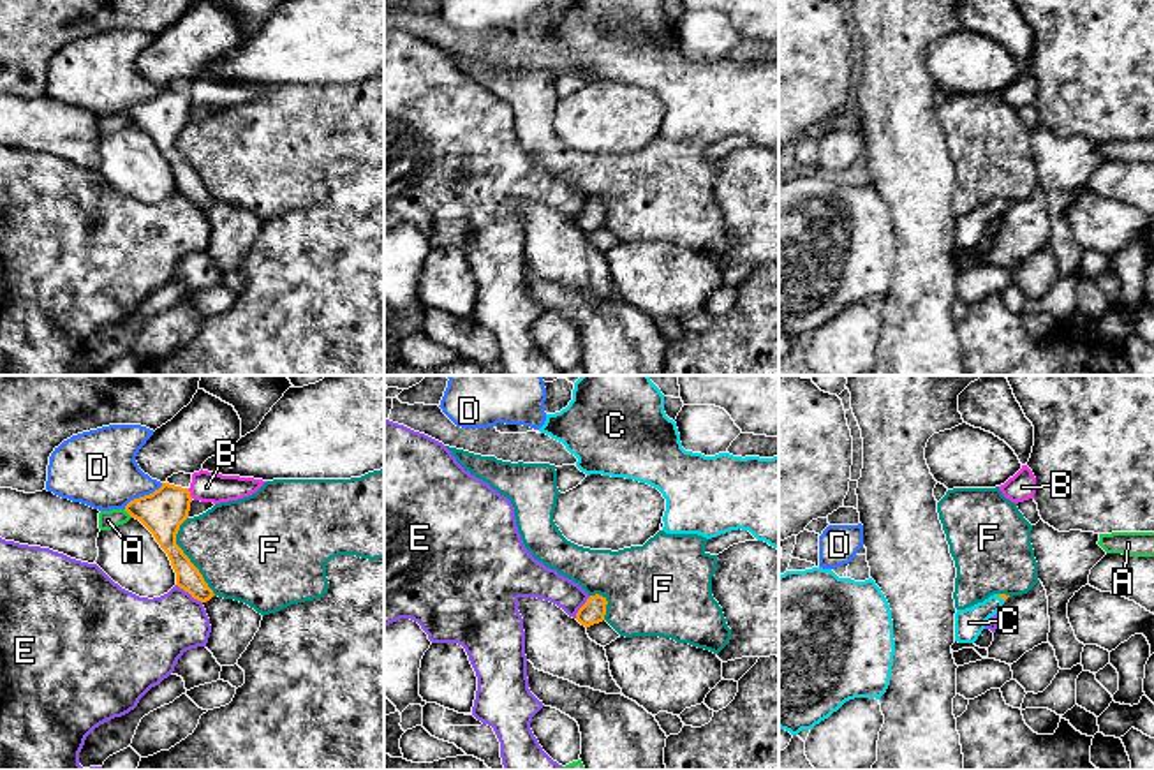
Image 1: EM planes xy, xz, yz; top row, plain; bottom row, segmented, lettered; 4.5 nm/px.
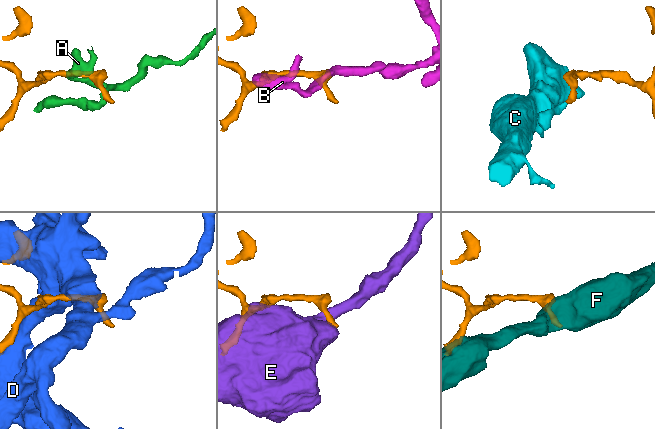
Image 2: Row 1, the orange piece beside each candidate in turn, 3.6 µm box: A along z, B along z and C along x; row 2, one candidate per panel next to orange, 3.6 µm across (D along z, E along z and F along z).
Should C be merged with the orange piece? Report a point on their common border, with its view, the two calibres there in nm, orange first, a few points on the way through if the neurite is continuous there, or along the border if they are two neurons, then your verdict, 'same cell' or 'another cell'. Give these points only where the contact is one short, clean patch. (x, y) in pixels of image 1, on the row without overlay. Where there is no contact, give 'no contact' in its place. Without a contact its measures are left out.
yz (1001, 203) | 30/140 nm | across yz (1003, 201), (1001, 203), (969, 228) | same cell

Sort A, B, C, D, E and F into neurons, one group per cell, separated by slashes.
A / B / C / D / E / F

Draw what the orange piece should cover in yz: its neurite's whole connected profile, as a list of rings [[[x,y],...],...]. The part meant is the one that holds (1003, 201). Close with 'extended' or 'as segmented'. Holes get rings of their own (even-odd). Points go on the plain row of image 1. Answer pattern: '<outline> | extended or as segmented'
[[[994,199],[983,208],[978,208],[965,215],[957,215],[955,218],[955,247],[958,248],[974,248],[981,236],[985,234],[985,227],[999,218],[1004,206],[1010,201]]] | extended

